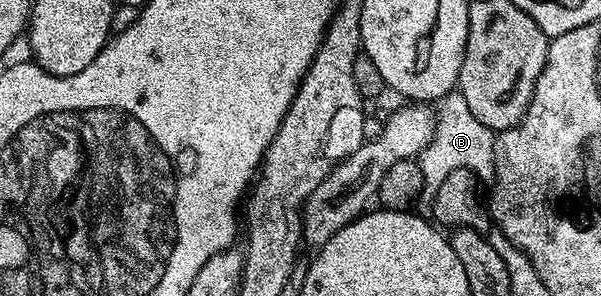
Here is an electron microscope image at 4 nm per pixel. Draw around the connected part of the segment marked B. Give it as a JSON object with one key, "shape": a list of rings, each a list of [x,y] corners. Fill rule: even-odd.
{"shape":[[[455,90],[437,105],[434,122],[434,137],[428,146],[417,157],[418,165],[422,171],[422,187],[427,193],[437,192],[444,178],[452,174],[452,170],[467,168],[474,173],[479,181],[486,182],[494,174],[494,142],[496,133],[484,122],[476,119],[476,114],[468,110],[468,102],[464,102],[461,92]]]}

